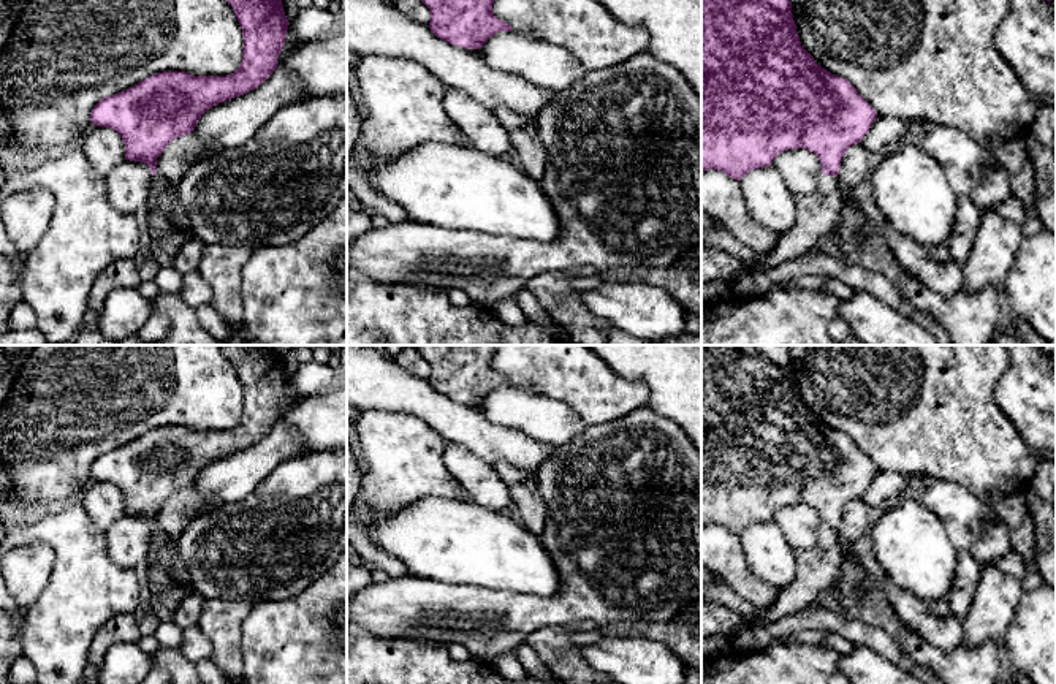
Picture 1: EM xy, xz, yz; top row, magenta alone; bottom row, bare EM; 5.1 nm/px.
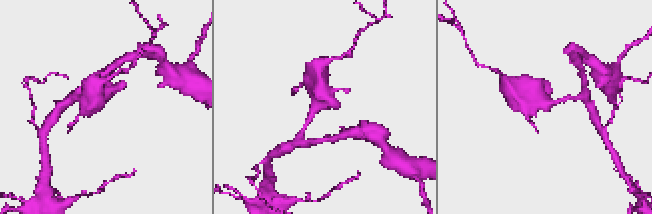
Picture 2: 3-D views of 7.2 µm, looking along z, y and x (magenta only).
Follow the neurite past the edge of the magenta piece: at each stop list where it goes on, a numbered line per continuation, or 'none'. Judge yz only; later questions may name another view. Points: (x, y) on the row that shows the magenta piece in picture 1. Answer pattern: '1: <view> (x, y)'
1: yz (816, 214)

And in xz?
none

